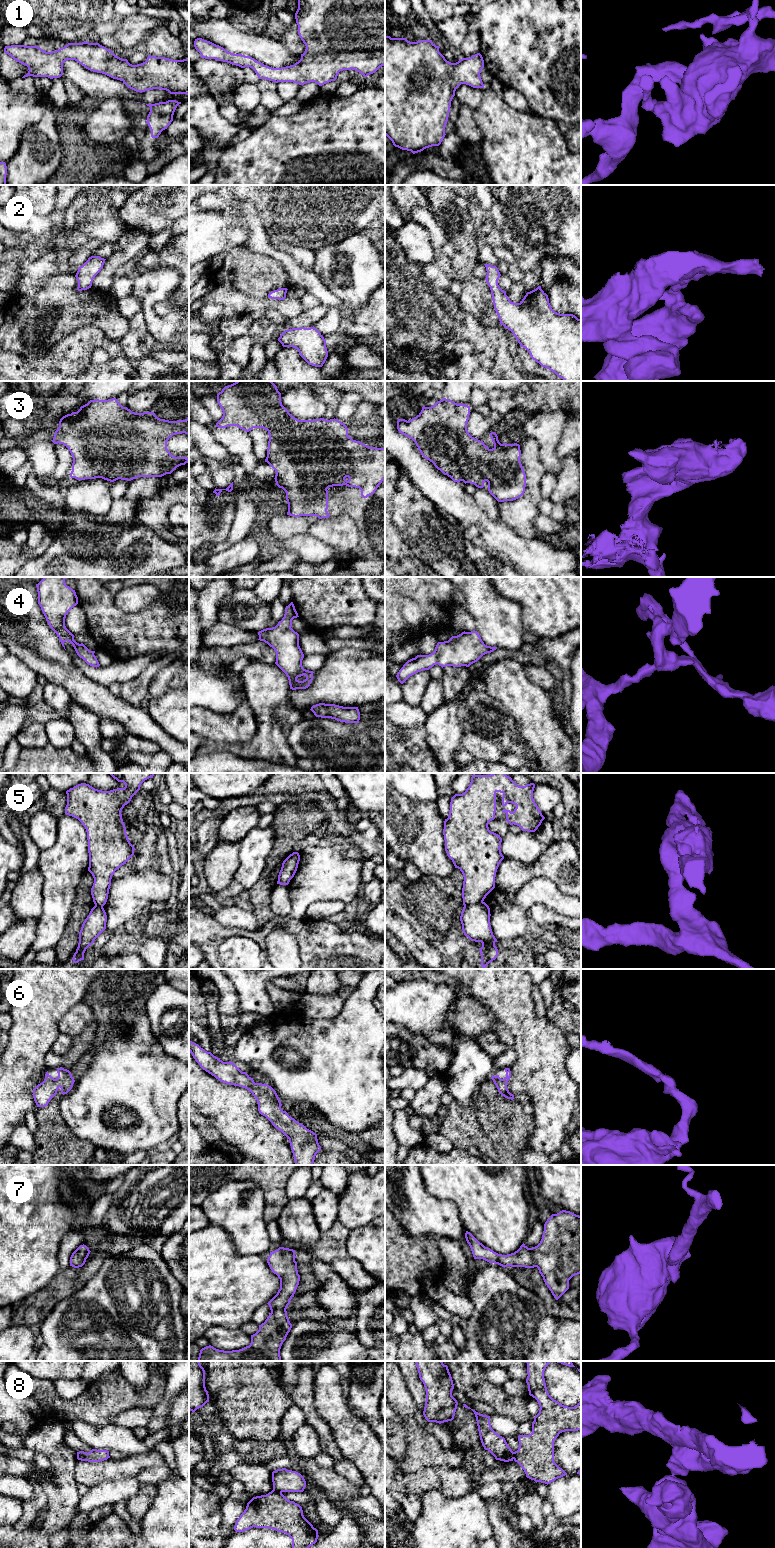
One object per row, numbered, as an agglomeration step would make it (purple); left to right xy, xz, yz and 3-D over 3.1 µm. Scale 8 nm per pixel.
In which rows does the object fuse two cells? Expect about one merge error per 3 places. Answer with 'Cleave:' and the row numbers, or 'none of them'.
Cleave: 5, 8

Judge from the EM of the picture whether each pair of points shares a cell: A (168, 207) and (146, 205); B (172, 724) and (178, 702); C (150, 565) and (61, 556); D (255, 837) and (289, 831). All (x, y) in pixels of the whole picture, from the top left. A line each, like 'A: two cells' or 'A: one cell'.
A: one cell
B: one cell
C: one cell
D: two cells

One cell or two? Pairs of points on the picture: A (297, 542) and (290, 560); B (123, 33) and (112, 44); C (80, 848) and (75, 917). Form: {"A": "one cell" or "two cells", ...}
{"A": "two cells", "B": "two cells", "C": "two cells"}

